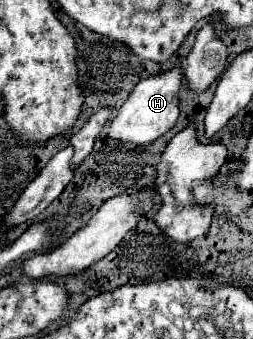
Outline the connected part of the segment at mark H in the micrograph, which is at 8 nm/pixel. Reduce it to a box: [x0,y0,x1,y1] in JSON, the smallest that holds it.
[108,65,182,145]

